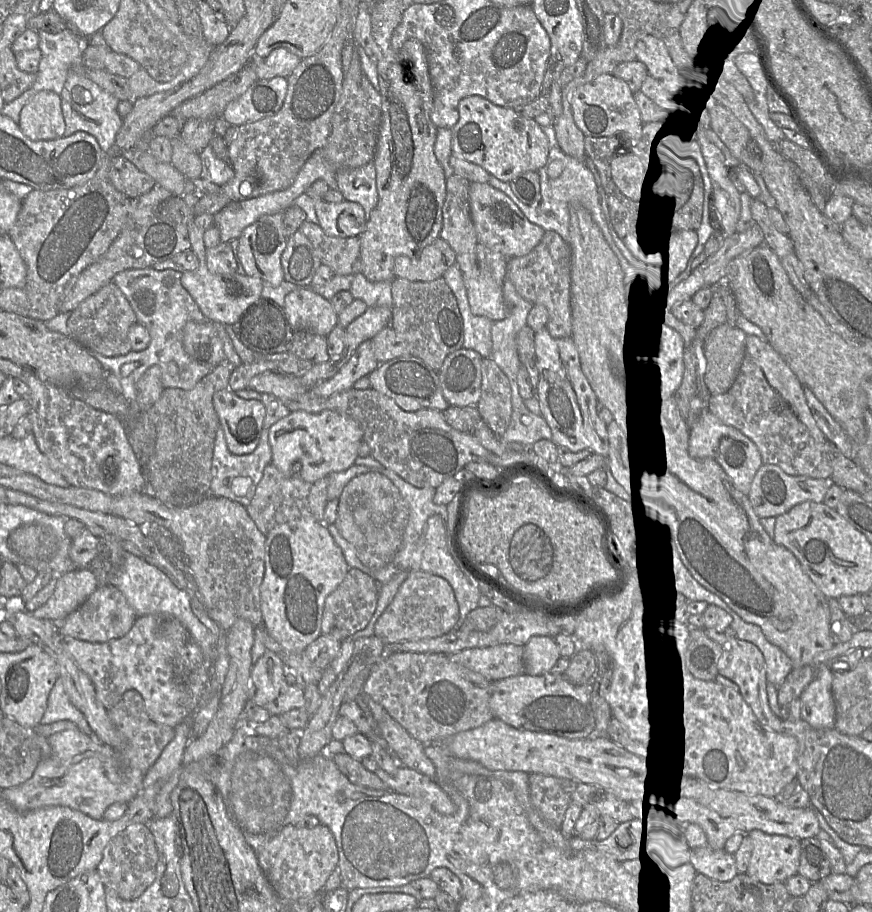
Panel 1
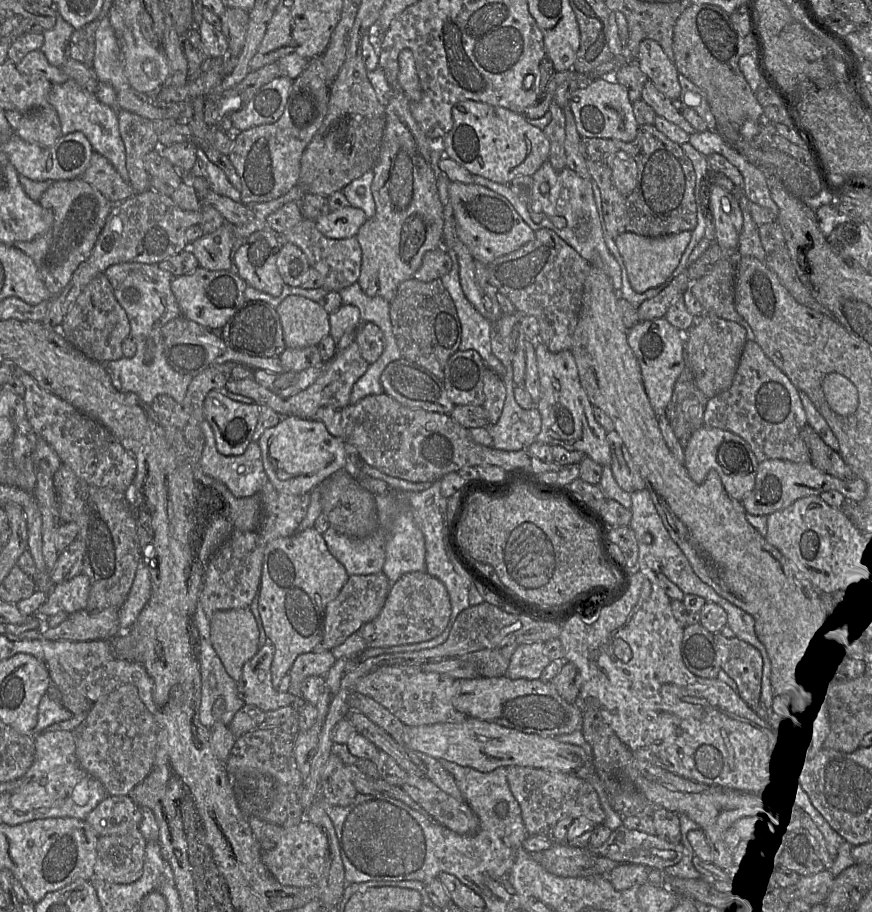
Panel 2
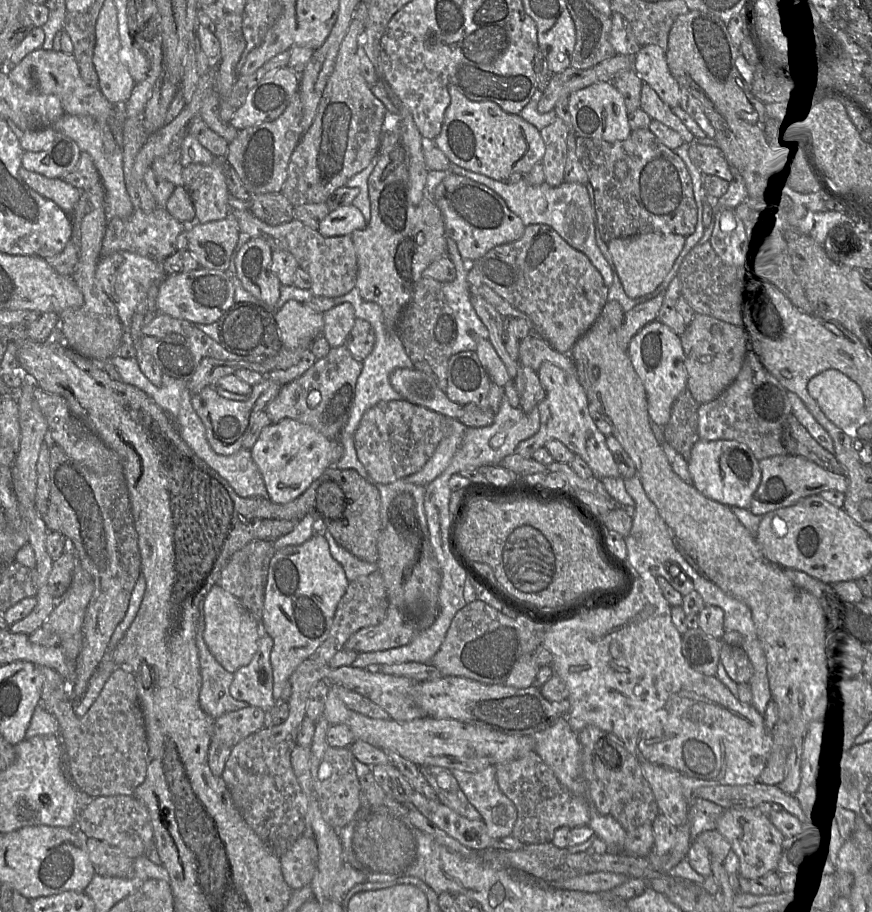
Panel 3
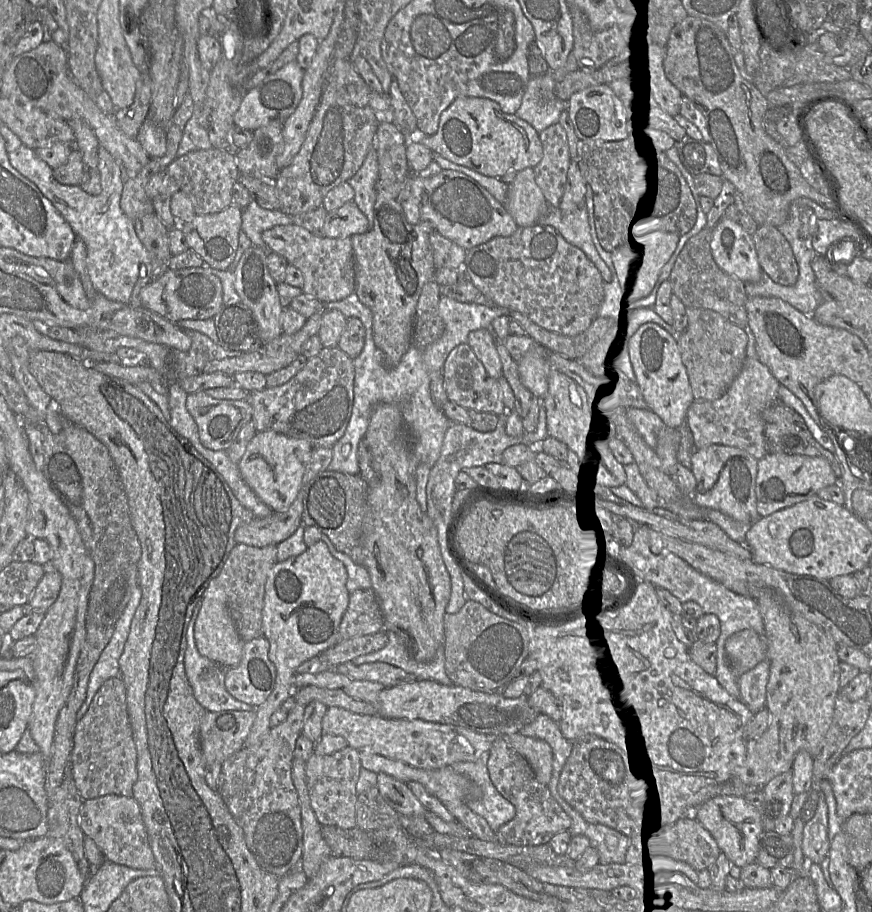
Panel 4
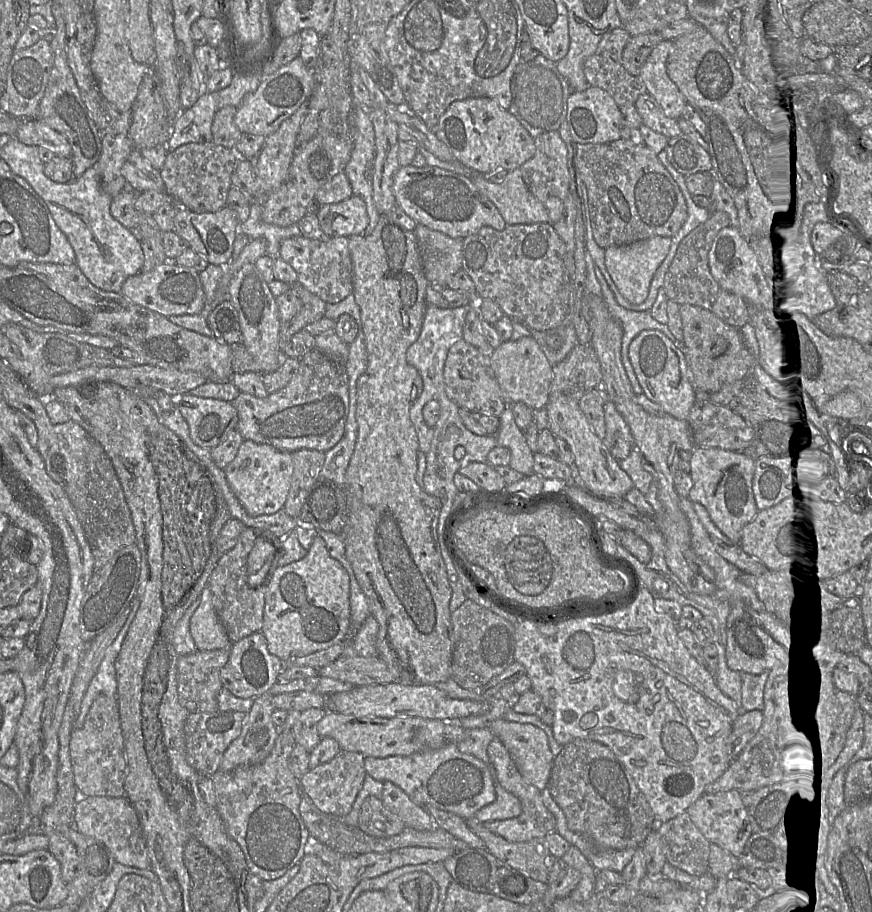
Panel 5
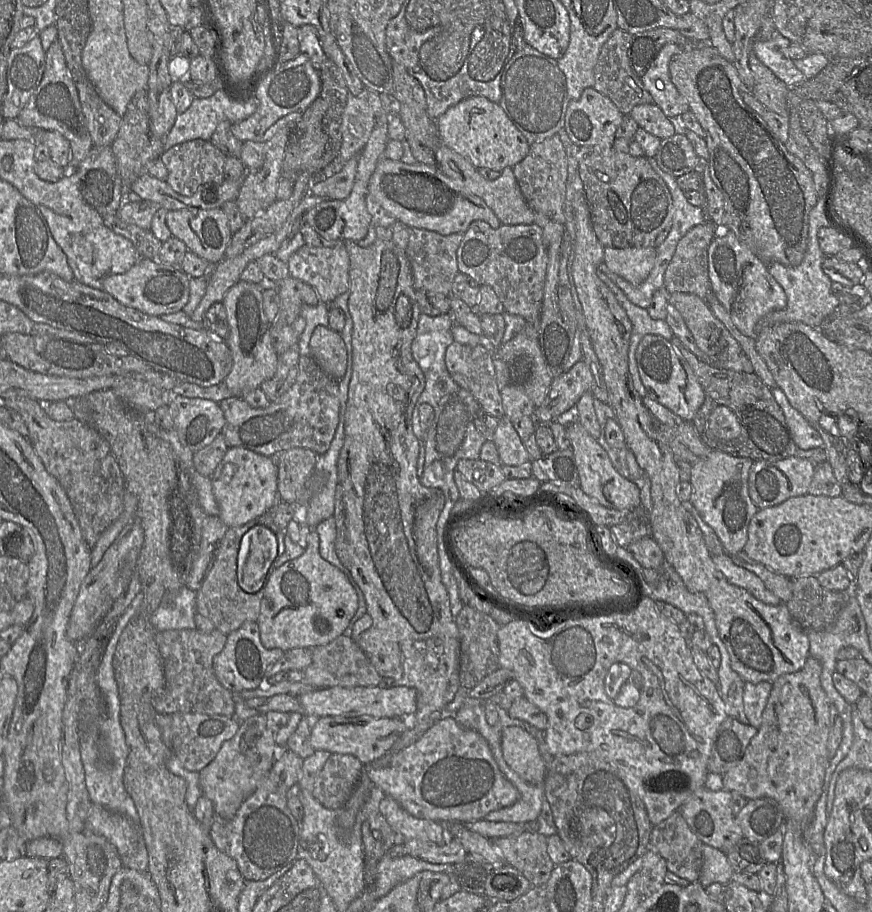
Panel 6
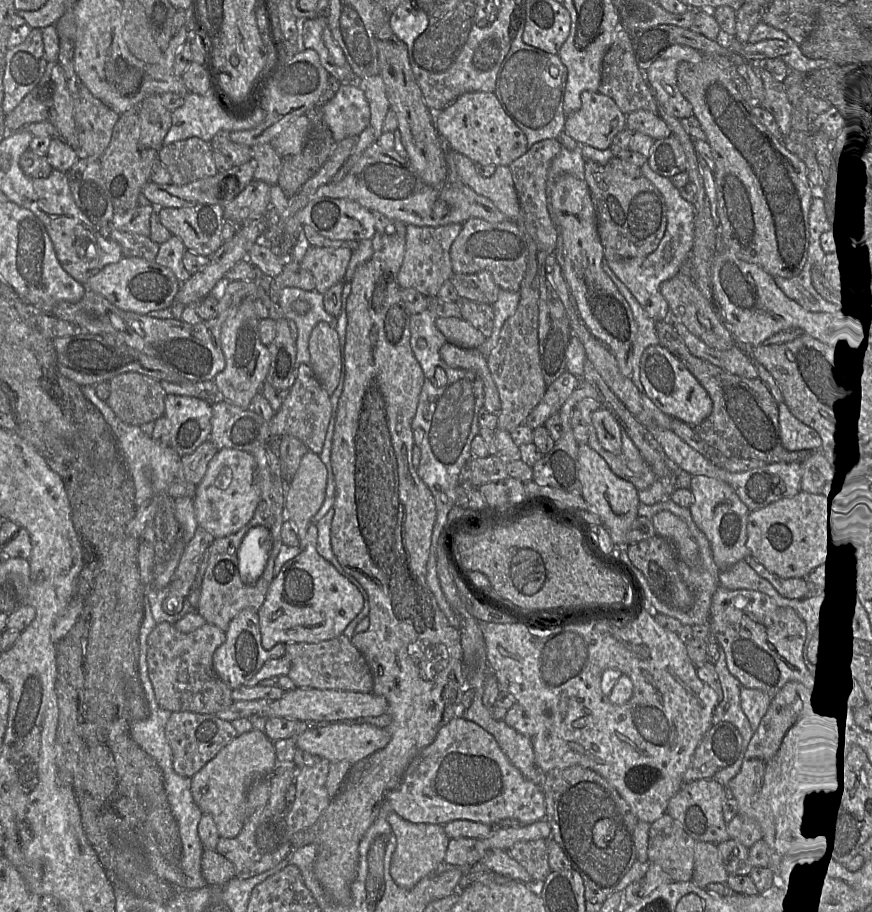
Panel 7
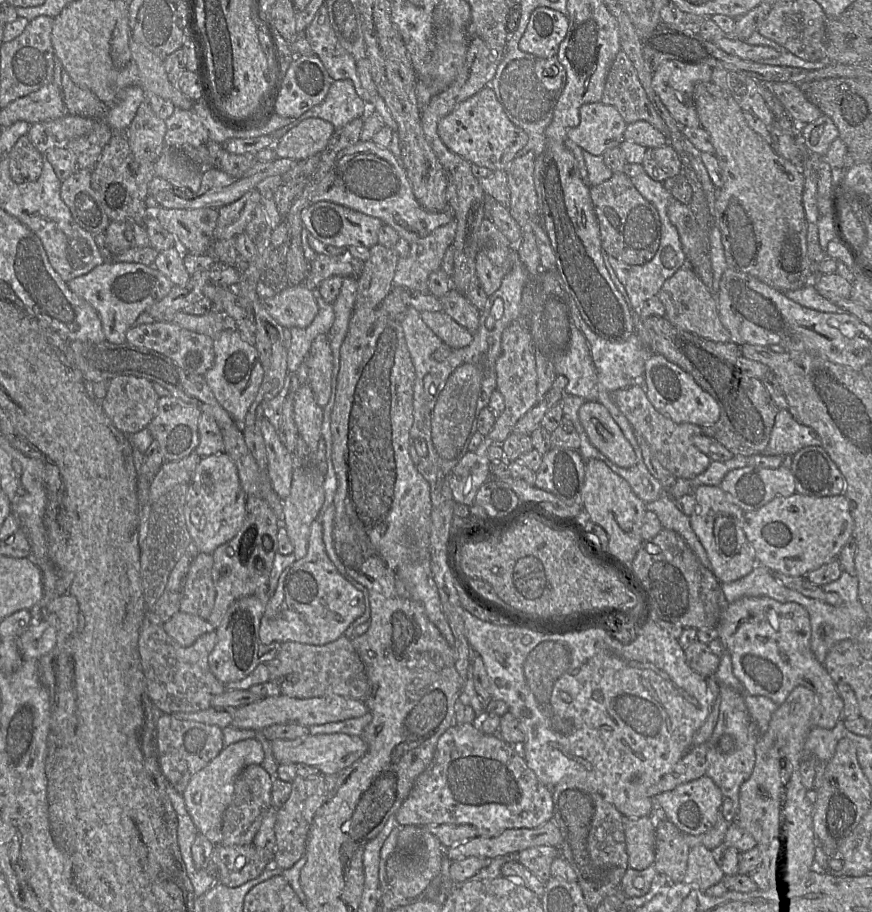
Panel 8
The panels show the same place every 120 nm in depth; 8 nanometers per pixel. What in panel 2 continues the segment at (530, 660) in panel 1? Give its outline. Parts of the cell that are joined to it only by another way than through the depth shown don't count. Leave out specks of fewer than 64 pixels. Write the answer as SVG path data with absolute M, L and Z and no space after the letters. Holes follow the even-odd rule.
M545 642L521 644L512 654L505 676L510 679L539 679L550 662L545 653Z

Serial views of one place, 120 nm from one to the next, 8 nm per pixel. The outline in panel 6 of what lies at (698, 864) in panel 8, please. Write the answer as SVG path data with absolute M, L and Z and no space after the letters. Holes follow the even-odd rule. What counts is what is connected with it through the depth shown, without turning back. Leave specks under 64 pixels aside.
M703 844L703 864L699 882L705 888L712 883L726 885L735 872L728 861L727 855L715 847Z

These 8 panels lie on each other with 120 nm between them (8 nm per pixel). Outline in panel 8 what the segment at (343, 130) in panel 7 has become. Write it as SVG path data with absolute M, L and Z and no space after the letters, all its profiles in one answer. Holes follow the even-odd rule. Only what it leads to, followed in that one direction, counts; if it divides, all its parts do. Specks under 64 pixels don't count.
M334 80L326 97L320 104L293 119L290 124L276 130L270 136L274 141L279 141L289 129L302 120L311 117L326 120L337 129L356 118L364 118L367 112L368 105L358 96L351 80Z

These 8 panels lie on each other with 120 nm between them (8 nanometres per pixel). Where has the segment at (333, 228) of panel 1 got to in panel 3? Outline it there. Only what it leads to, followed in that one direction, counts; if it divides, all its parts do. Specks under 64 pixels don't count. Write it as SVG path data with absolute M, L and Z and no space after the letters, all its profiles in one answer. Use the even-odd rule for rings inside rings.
M349 204L330 211L320 222L318 232L323 237L351 235L354 230L364 229L365 226L361 211Z

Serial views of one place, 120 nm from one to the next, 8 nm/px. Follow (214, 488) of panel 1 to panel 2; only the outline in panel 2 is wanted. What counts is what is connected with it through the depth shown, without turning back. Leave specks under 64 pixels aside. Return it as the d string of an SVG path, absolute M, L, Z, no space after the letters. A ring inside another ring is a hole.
M206 419L201 422L201 430L205 439L204 448L199 460L202 472L226 485L235 497L243 498L259 494L268 482L268 477L264 470L258 441L251 441L242 455L224 456L216 448L214 432Z

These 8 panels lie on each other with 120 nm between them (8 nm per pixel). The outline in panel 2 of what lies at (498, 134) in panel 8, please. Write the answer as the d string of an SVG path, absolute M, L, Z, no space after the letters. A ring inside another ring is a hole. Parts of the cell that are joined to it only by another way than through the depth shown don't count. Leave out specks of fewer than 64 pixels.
M464 100L452 108L453 126L440 142L434 142L443 150L443 155L468 170L492 182L508 184L518 176L532 176L548 160L550 143L543 130L529 124L521 113L500 106Z

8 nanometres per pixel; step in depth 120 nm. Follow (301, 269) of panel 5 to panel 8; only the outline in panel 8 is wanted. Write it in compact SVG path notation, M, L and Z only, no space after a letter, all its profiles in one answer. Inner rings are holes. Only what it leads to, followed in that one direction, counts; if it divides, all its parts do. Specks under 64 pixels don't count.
M349 251L337 256L317 254L310 261L310 273L304 282L312 290L317 290L320 283L331 276L358 277L365 261L355 258Z

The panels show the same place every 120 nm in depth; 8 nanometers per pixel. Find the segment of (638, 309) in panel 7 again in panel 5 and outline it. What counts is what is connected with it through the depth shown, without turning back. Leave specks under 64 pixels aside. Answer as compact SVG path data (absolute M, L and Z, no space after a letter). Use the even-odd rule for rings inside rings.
M595 266L597 280L600 284L602 297L607 305L609 314L616 319L623 328L621 341L621 359L635 395L643 393L643 390L637 380L633 366L629 359L629 345L632 340L643 330L659 330L663 332L676 346L681 346L676 337L671 333L667 324L656 321L649 311L630 311L621 307L600 270Z

